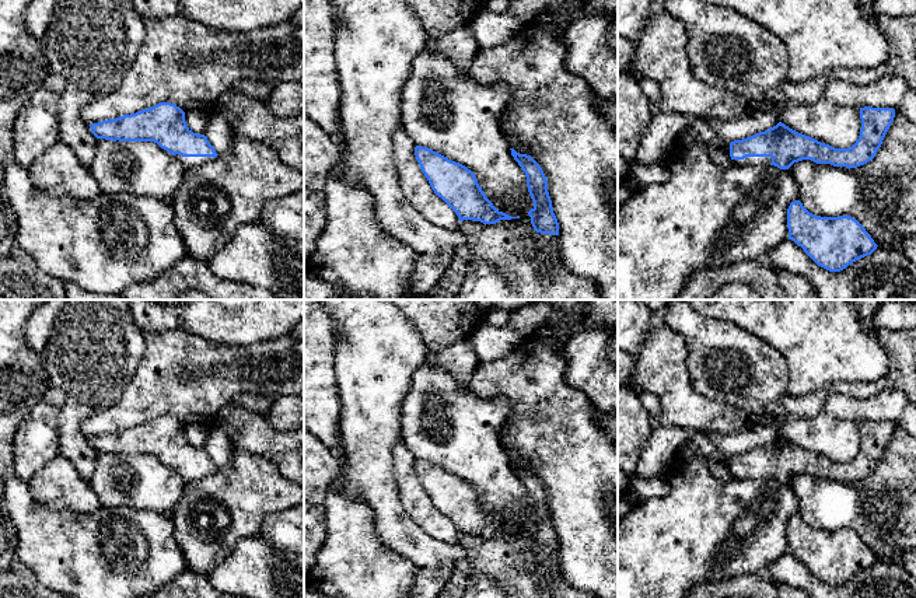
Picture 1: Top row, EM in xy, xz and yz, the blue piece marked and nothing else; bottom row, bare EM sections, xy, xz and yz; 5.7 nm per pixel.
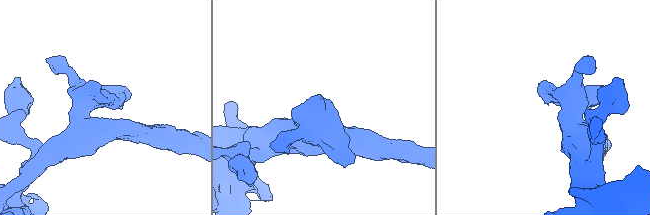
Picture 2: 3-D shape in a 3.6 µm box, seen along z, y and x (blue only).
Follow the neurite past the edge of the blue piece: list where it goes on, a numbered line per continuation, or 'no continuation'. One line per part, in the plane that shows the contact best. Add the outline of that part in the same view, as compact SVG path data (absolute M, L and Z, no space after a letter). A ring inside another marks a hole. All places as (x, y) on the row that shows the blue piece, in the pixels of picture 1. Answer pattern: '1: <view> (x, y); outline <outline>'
1: yz (751, 161); outline M747 157L744 160L733 160L733 164L737 165L770 165L772 157Z

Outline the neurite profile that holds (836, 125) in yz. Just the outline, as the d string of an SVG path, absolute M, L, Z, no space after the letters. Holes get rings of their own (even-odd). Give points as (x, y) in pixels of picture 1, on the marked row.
M822 97L812 105L789 102L780 122L835 148L852 147L860 136L860 109Z

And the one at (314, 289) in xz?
M304 273L304 300L377 300L368 298L350 298L339 284L325 283Z

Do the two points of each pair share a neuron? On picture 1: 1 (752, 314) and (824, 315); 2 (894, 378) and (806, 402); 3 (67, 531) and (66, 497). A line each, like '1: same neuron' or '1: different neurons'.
1: same neuron
2: same neuron
3: different neurons

